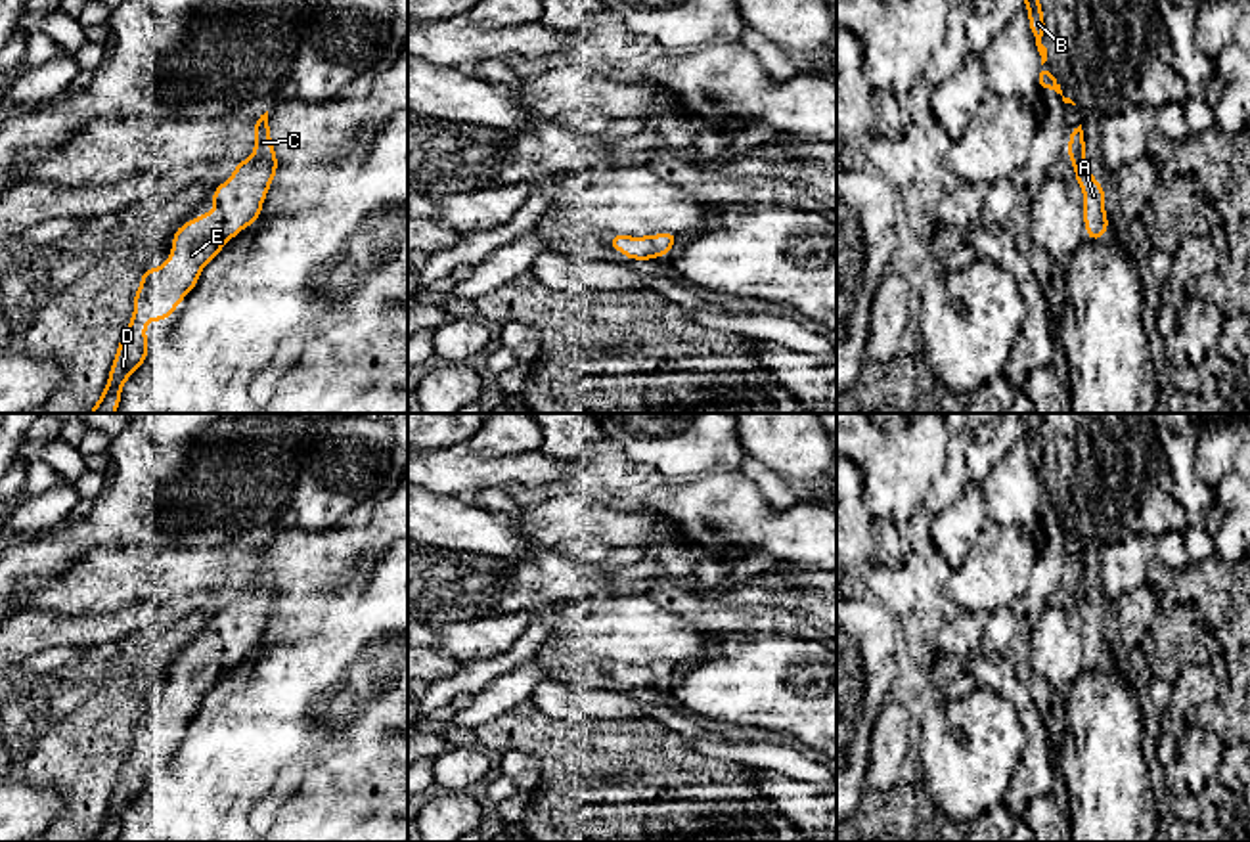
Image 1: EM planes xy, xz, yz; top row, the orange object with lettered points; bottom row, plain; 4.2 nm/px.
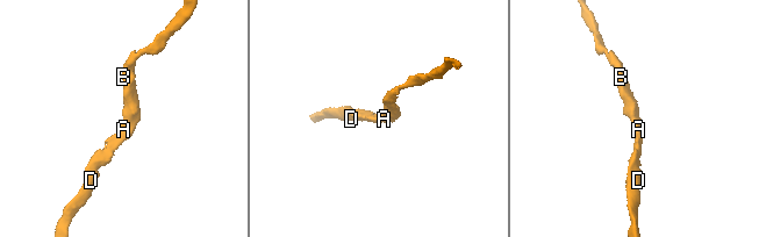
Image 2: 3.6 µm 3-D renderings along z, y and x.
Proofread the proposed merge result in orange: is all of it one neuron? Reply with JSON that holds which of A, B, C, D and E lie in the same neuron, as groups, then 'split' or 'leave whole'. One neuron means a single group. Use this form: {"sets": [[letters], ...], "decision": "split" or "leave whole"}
{"sets": [["A", "B", "C", "D", "E"]], "decision": "leave whole"}

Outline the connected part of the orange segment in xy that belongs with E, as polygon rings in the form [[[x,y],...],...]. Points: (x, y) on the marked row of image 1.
[[[268,111],[255,121],[257,144],[247,161],[239,161],[232,178],[212,193],[216,209],[178,228],[174,249],[161,268],[144,272],[134,295],[134,316],[121,337],[107,387],[90,413],[115,413],[124,381],[147,358],[145,323],[170,318],[184,295],[197,285],[199,272],[243,228],[260,216],[278,159],[270,142]]]

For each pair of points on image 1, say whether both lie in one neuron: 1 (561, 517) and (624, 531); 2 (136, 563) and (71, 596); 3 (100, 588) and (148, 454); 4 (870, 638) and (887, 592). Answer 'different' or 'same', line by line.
1: same
2: same
3: different
4: different

